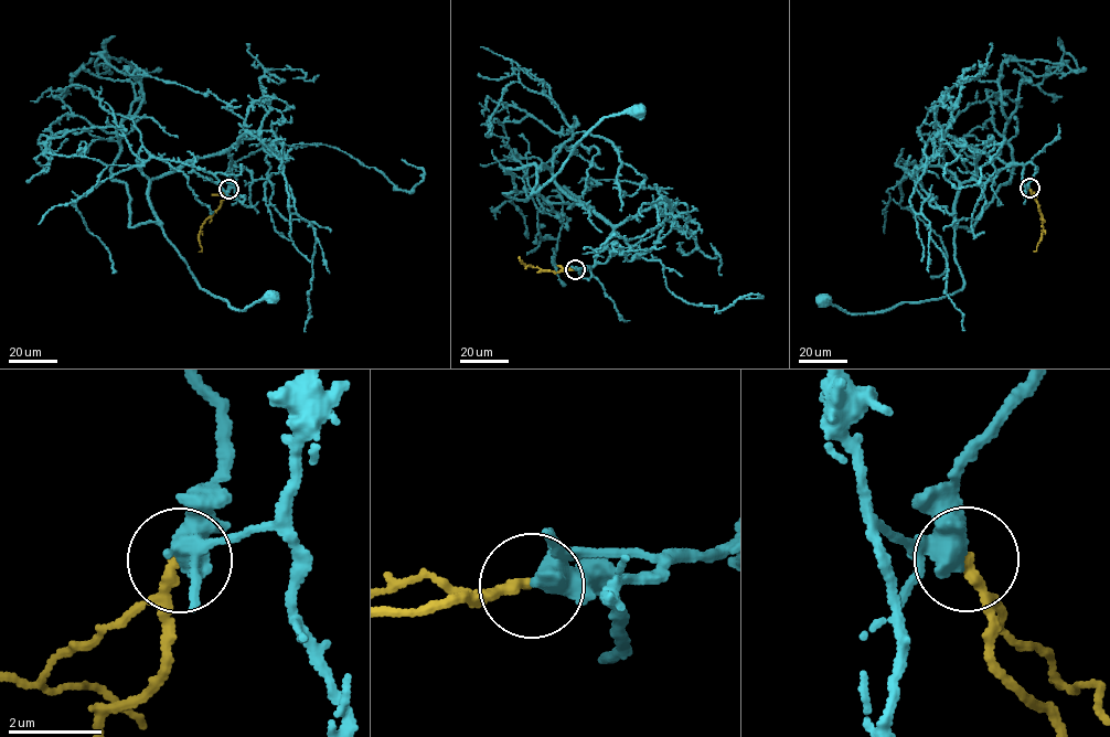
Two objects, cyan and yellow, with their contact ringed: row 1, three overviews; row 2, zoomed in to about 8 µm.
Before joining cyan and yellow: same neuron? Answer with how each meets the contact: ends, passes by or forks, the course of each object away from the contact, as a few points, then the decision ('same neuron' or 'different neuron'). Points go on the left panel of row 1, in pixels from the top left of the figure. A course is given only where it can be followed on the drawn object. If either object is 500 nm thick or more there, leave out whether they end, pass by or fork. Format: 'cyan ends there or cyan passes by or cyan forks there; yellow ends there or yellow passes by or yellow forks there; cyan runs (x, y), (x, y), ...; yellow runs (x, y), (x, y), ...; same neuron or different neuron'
cyan forks there; yellow passes by; cyan runs (228, 189), (233, 164), (221, 151), (151, 180), (148, 194), (164, 236), (201, 288), (237, 309), (270, 296); yellow runs (228, 189), (219, 207), (200, 228), (200, 252); same neuron

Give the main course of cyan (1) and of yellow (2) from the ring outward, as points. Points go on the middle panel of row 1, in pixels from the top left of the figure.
1: (575, 269), (595, 264), (612, 227), (566, 193), (552, 170), (536, 170), (531, 194), (601, 120), (638, 109)
2: (575, 269), (542, 270), (525, 266), (520, 256)

